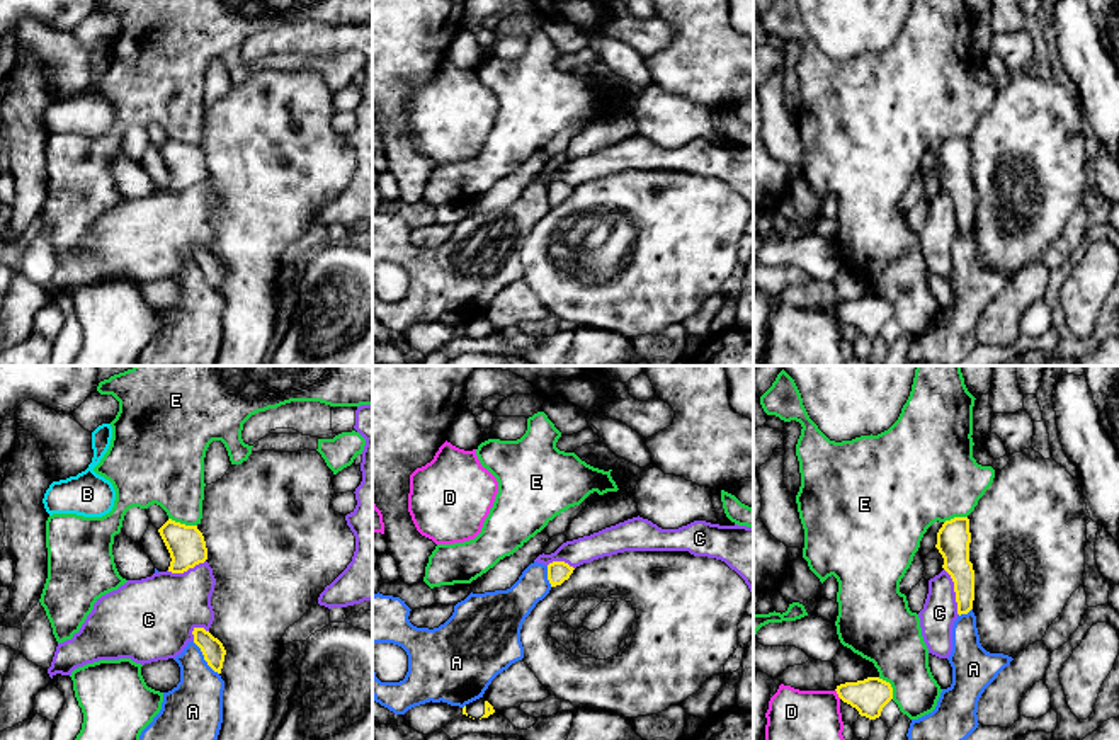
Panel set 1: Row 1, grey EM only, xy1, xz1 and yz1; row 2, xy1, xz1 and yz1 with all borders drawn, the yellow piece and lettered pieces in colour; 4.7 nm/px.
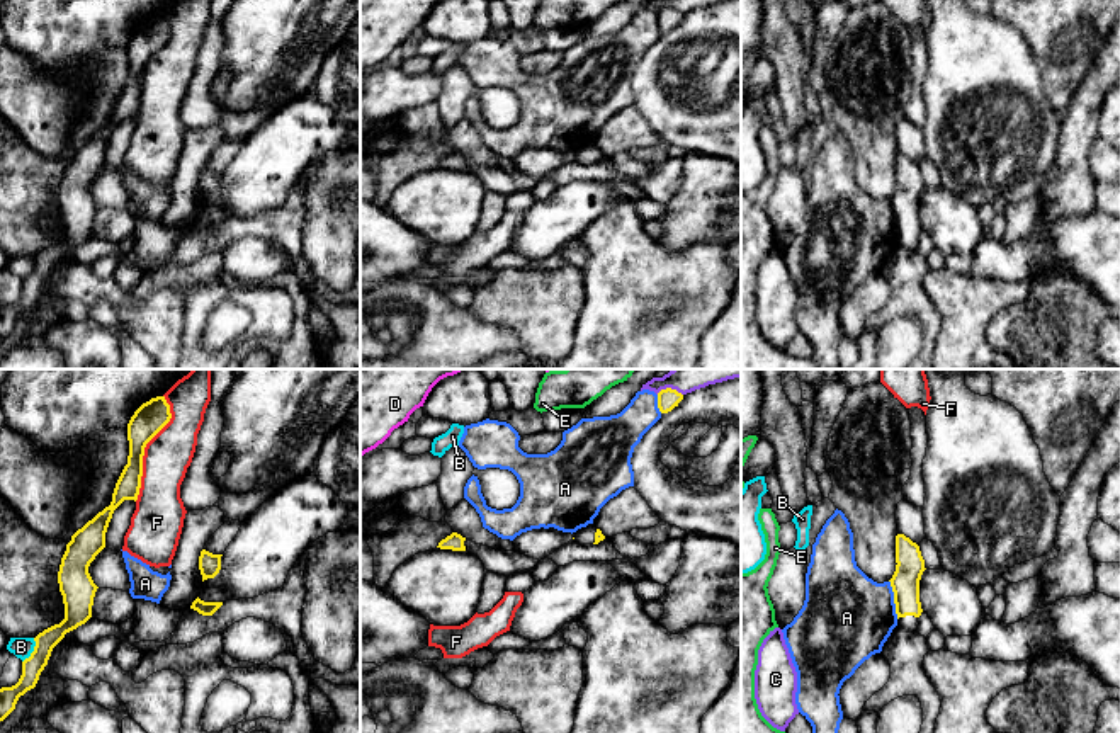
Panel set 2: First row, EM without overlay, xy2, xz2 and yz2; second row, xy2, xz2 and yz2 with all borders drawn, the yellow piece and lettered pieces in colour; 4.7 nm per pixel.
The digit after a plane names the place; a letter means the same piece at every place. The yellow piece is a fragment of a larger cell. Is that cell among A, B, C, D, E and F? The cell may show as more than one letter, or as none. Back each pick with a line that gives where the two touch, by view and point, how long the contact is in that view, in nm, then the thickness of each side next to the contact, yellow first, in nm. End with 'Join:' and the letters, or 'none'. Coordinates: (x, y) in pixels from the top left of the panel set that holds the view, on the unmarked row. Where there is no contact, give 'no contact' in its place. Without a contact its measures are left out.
Join: none

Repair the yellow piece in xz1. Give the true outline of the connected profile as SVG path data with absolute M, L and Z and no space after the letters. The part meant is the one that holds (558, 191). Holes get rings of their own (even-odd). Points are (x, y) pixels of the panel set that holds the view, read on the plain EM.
M553 180L548 184L548 199L551 206L561 204L573 192L573 185L565 180Z

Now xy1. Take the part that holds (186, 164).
M168 138L158 151L172 177L168 191L184 192L207 179L206 160L197 145L185 145Z

